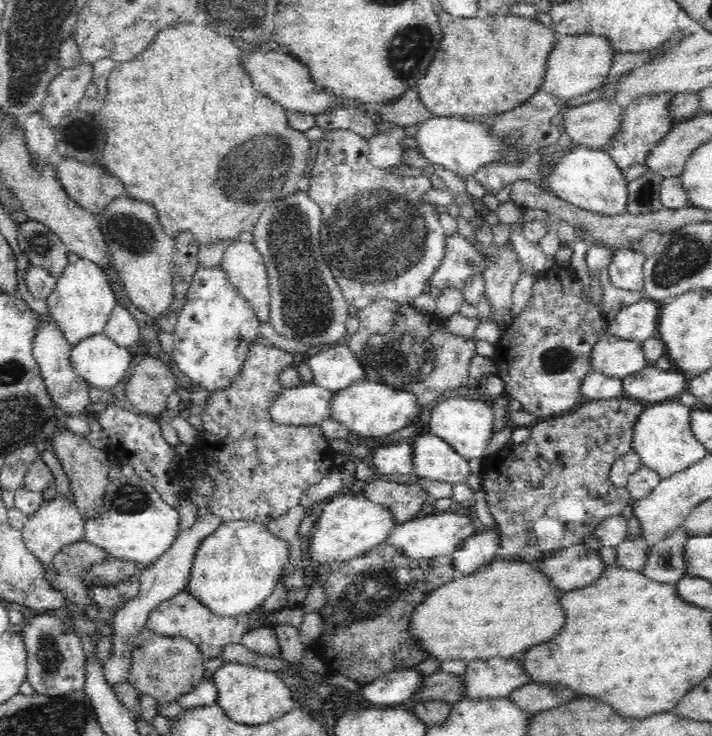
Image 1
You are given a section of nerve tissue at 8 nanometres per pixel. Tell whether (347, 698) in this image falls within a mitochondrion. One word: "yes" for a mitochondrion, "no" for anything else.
no

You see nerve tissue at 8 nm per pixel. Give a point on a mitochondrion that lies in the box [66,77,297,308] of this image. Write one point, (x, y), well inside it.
(137, 236)

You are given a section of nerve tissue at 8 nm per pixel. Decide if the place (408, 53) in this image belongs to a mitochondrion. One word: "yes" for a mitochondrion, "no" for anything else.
yes

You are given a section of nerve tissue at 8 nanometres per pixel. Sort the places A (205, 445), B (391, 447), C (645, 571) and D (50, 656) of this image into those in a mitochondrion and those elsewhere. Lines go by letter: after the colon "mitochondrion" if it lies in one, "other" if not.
A: other
B: other
C: other
D: mitochondrion

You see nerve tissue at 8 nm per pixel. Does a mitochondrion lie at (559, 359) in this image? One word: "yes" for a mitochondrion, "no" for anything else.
yes

